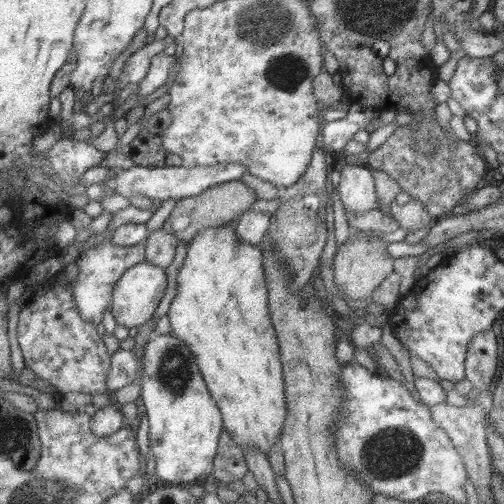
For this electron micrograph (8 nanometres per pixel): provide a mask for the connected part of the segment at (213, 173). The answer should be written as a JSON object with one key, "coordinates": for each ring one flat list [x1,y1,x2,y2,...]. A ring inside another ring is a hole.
{"coordinates":[[226,163,225,165,216,164,214,166,198,165,197,167,180,166,164,166,146,167,135,165,129,169,117,170,109,183,110,187,115,188,118,195,132,198,132,195,146,195,150,199,158,198,158,200,178,199,198,196,203,190,215,184,226,183,230,181,240,181,240,178,246,174,246,167,242,163]]}

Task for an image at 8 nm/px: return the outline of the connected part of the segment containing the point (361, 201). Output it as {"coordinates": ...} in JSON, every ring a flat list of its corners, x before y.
{"coordinates":[[348,161,341,170,338,194,348,212,362,214,372,208,378,209,378,193,373,170,359,162]]}

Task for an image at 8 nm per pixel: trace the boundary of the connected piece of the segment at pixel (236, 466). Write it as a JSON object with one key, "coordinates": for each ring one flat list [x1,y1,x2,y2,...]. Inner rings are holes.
{"coordinates":[[224,428,212,464,212,480,228,486,231,482,242,480,248,470,242,447]]}

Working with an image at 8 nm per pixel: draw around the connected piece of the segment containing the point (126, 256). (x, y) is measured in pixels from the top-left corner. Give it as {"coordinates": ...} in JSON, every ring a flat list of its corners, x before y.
{"coordinates":[[104,240,96,246,84,250,79,254,75,263,79,267,79,273,74,283,69,284,72,289,72,295,75,296,76,307,82,313,84,320,92,324,100,324,106,308,114,298,115,285,122,279,124,271,129,270,146,260,146,246,143,243,134,246,123,246,114,244,114,240]]}

